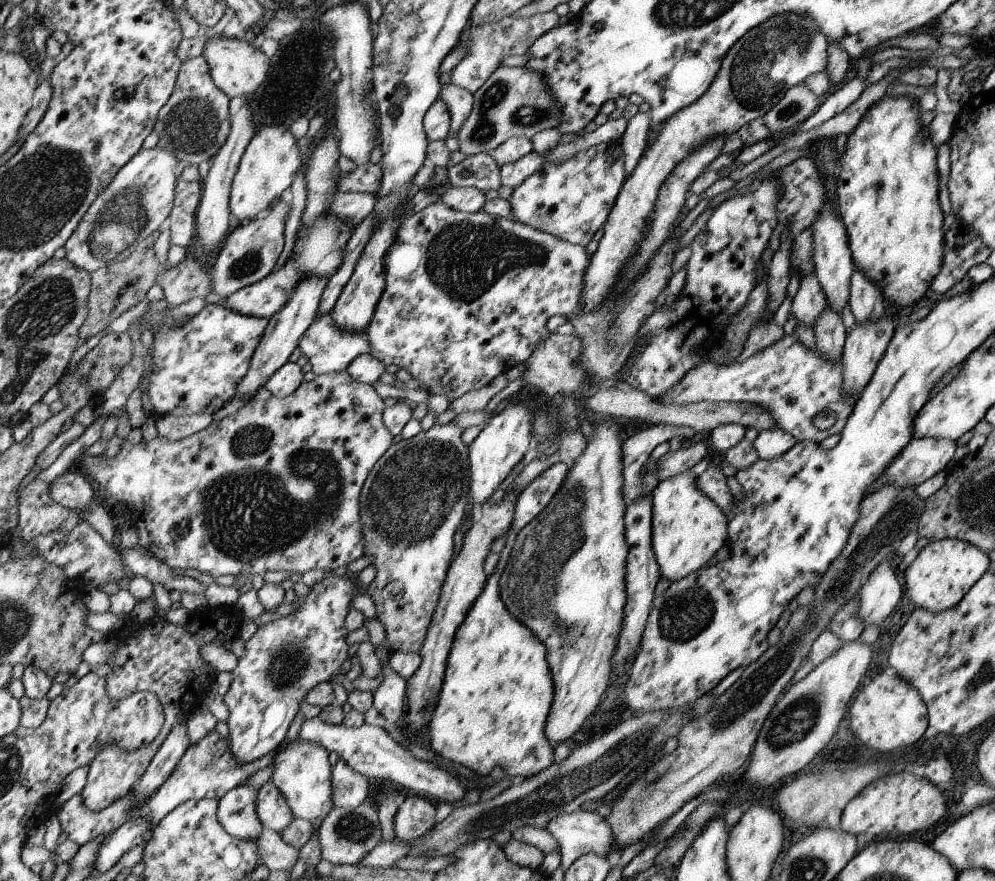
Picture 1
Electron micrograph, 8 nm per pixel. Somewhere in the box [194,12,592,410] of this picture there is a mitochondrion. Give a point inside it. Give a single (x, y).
(465, 259)

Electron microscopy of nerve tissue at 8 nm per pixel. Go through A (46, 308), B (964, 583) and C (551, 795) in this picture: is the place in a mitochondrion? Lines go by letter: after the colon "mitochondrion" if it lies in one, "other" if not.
A: mitochondrion
B: other
C: mitochondrion

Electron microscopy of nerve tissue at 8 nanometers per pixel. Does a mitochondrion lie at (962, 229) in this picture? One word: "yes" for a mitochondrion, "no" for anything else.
no

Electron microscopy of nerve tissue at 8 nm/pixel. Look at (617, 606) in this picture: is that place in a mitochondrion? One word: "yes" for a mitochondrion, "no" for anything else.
no

